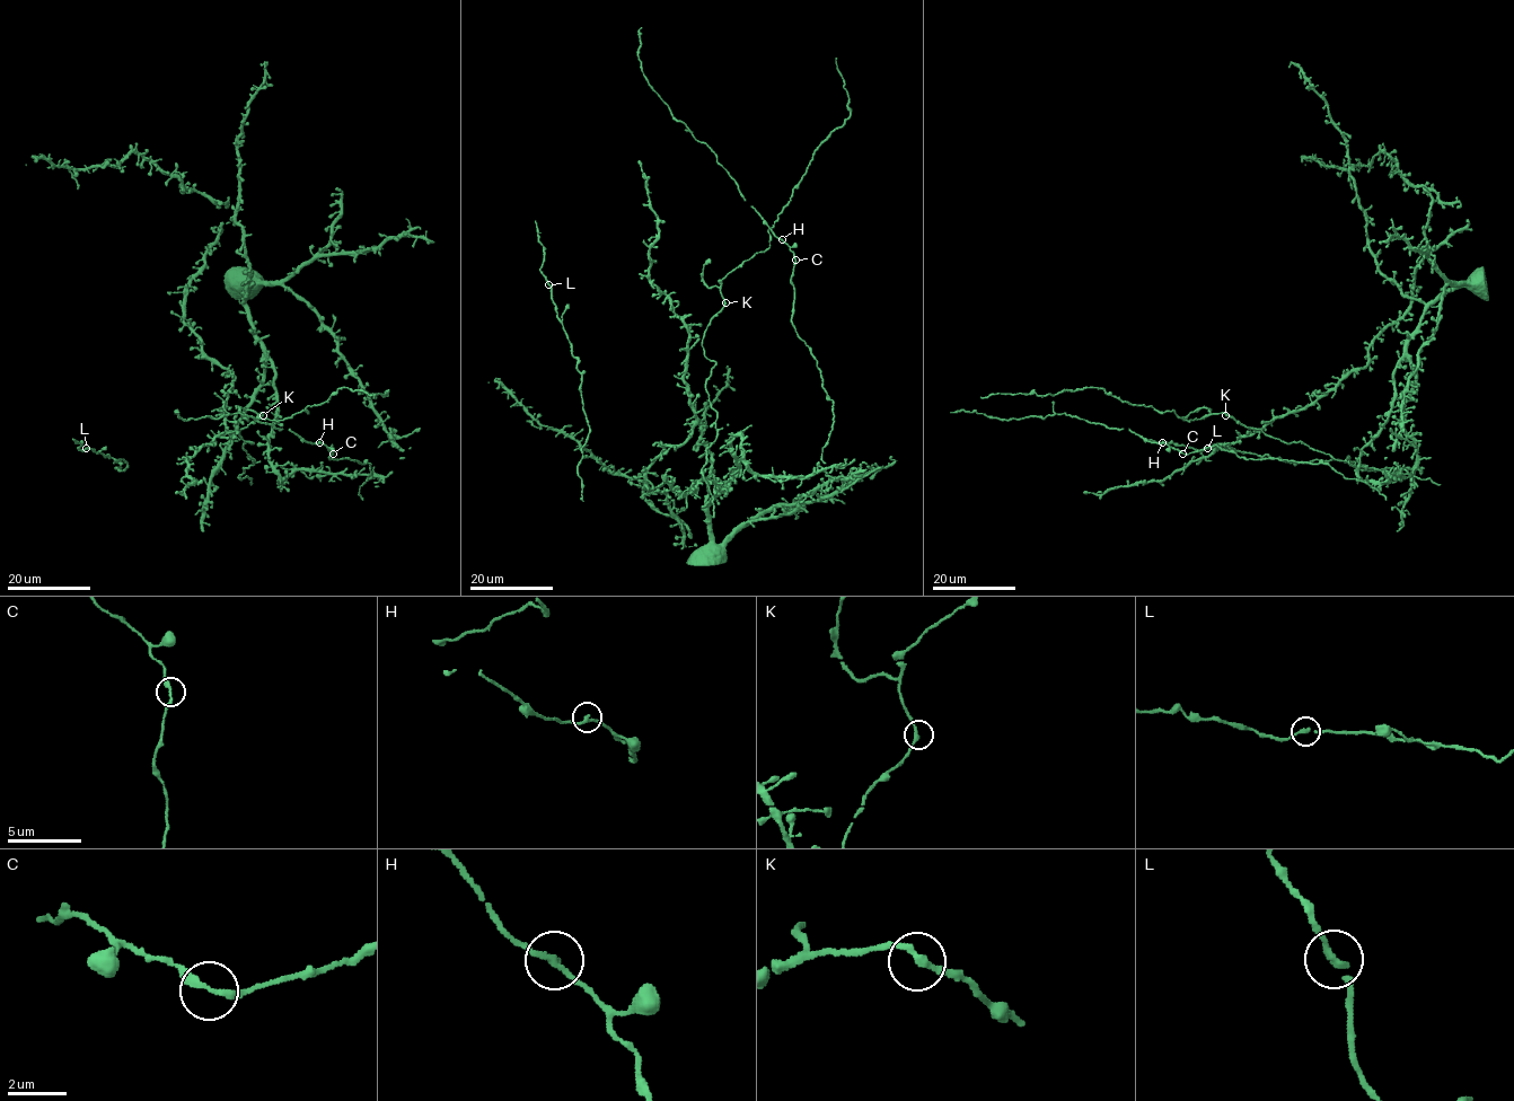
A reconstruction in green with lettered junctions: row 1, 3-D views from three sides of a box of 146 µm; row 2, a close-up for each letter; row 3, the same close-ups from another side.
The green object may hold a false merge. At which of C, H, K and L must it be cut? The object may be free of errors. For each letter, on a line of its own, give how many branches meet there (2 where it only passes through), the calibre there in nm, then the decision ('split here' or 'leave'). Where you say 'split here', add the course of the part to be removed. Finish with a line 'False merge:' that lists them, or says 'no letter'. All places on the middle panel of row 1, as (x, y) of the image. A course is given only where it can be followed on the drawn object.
C: 2 | 240 nm | leave
H: 2 | 220 nm | leave
K: 2 | 220 nm | leave
L: 2 | 200 nm | leave
False merge: no letter

